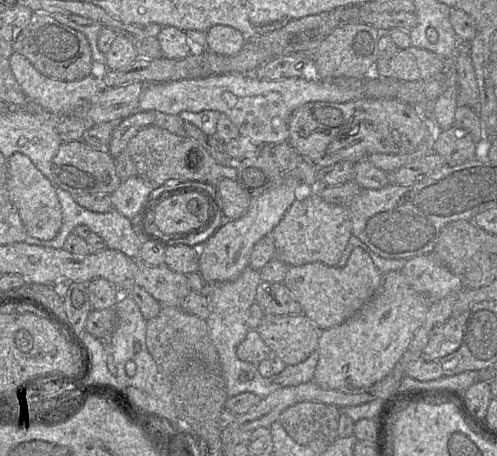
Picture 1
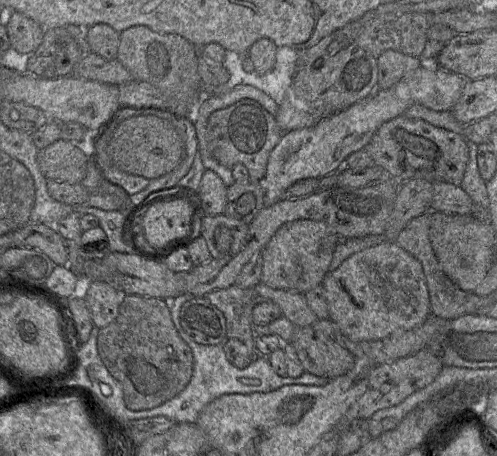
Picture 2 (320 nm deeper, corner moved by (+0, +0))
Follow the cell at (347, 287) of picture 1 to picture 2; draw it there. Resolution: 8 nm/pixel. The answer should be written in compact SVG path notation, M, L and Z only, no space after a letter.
M396 242L359 251L334 271L329 271L322 286L329 319L353 342L371 342L422 325L431 315L427 281L421 263Z

